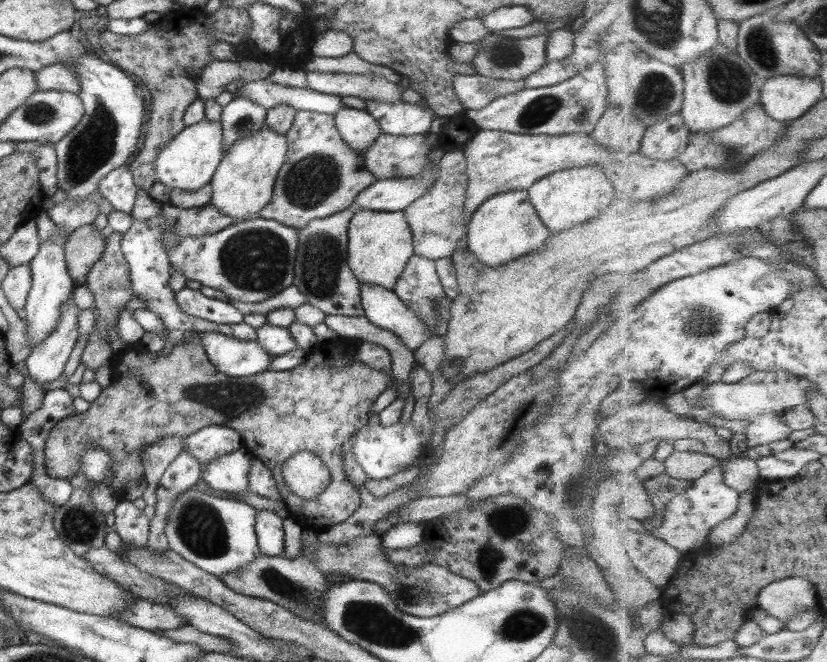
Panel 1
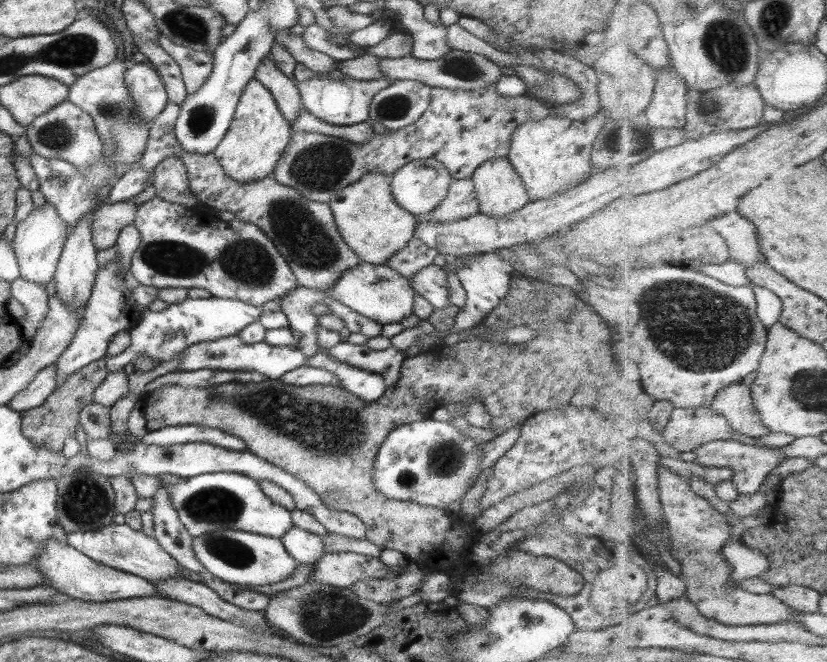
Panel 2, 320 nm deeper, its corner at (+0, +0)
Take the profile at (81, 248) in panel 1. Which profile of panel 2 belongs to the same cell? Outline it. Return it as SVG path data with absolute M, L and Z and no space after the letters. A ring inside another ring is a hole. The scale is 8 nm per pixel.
M131 199L116 203L103 203L93 213L91 223L92 243L96 250L114 247L119 231L131 225L138 204Z

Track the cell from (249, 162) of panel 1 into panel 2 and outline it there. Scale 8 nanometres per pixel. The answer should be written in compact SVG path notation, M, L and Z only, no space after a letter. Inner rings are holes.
M252 79L243 87L226 133L212 153L230 179L240 183L256 181L271 174L290 135L290 125L279 112L271 93Z

